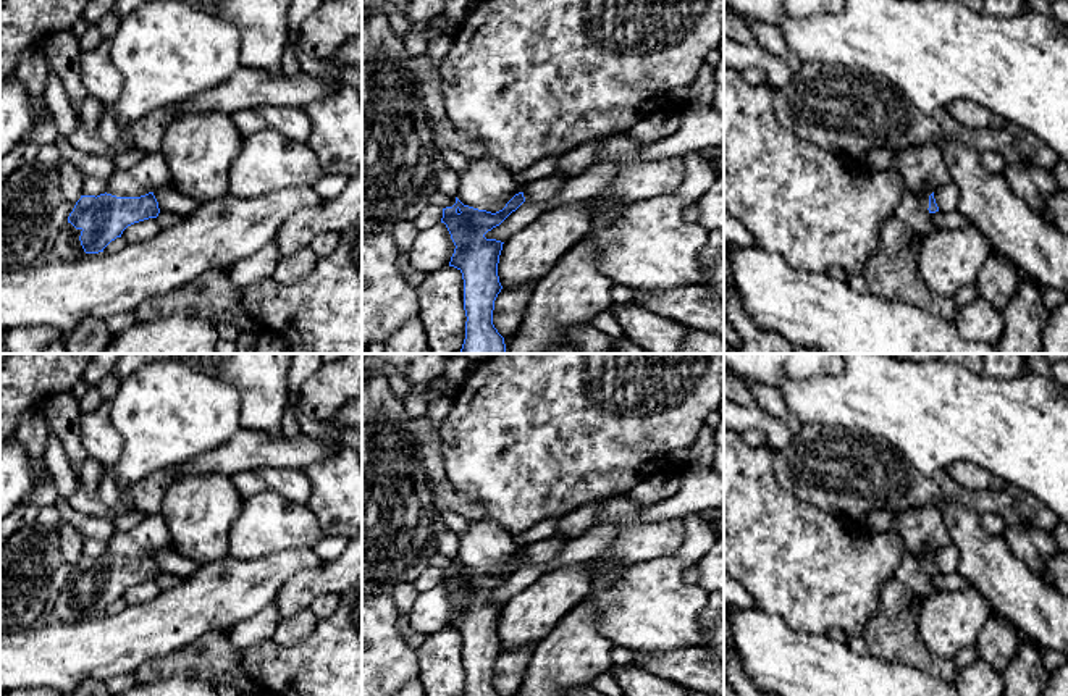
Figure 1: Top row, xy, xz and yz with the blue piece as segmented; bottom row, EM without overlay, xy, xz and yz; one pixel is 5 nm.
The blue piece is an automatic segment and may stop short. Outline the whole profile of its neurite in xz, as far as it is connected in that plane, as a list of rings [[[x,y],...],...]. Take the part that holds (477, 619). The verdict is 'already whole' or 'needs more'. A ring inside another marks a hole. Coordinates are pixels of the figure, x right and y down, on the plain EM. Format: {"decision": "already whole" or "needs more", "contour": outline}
{"decision": "needs more", "contour": [[[556,535],[533,543],[496,575],[464,567],[457,559],[452,568],[443,570],[441,585],[446,586],[456,607],[449,628],[457,630],[464,641],[465,696],[499,696],[493,686],[493,672],[502,651],[498,625],[504,604],[486,601],[485,596],[499,588],[523,564],[551,562],[561,554],[564,544],[566,539]]]}

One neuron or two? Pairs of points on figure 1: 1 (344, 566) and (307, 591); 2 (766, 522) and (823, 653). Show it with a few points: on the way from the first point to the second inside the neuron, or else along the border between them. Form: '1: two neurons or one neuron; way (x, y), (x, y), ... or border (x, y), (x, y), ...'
1: one neuron; way (335, 575), (317, 582)
2: two neurons; border (781, 617), (795, 630), (824, 635)

